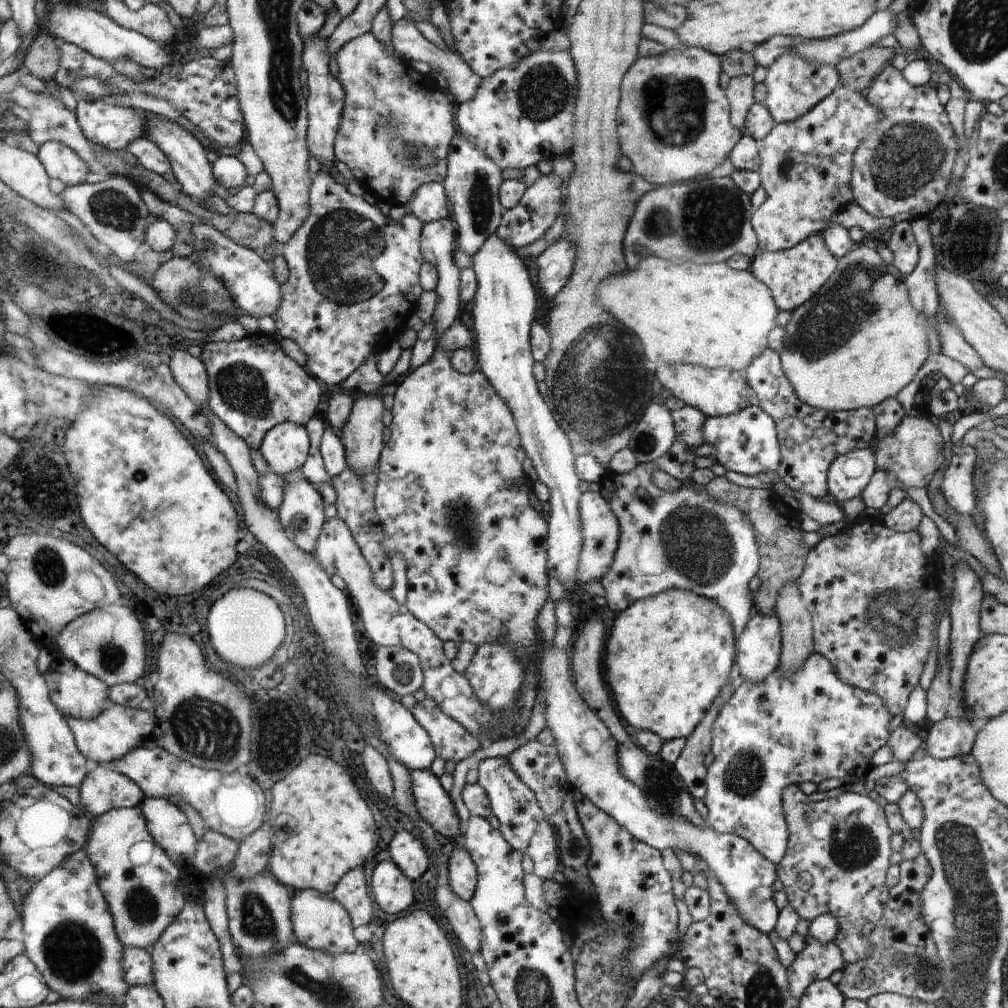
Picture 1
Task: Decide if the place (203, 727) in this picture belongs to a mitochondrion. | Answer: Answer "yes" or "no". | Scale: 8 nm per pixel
yes

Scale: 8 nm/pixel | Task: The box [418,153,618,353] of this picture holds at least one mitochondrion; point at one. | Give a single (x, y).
(480, 204)

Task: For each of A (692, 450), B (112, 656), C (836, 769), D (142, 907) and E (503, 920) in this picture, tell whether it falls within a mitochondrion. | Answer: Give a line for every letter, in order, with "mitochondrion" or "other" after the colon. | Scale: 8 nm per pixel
A: other
B: mitochondrion
C: other
D: mitochondrion
E: other

